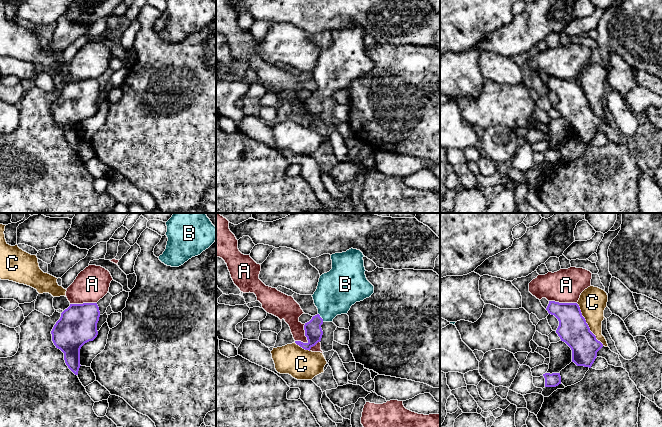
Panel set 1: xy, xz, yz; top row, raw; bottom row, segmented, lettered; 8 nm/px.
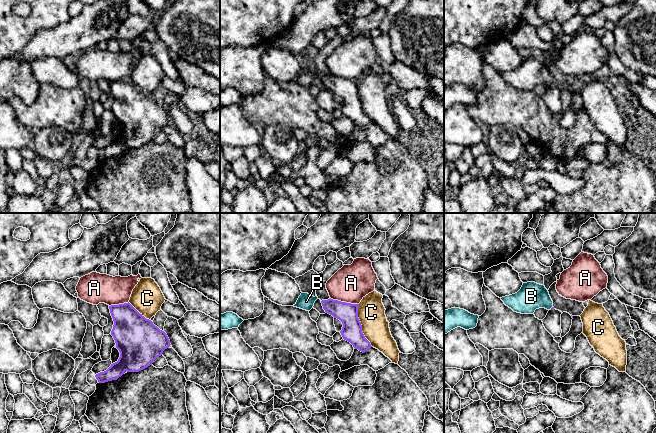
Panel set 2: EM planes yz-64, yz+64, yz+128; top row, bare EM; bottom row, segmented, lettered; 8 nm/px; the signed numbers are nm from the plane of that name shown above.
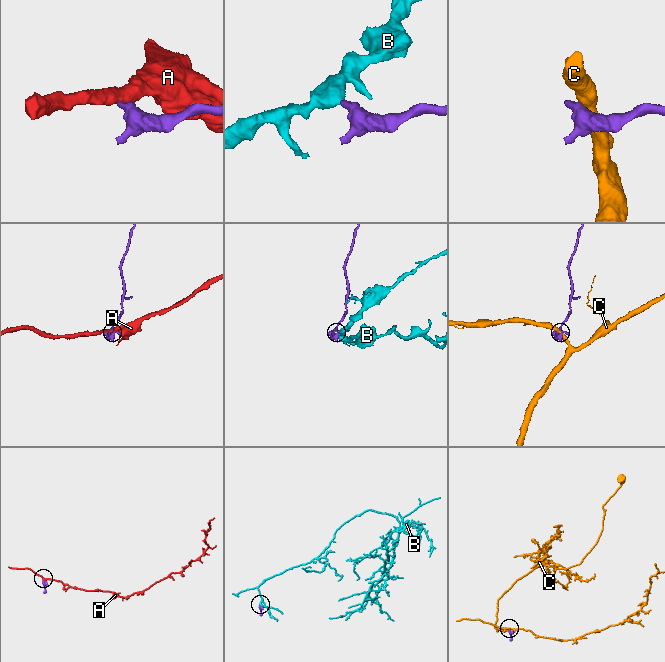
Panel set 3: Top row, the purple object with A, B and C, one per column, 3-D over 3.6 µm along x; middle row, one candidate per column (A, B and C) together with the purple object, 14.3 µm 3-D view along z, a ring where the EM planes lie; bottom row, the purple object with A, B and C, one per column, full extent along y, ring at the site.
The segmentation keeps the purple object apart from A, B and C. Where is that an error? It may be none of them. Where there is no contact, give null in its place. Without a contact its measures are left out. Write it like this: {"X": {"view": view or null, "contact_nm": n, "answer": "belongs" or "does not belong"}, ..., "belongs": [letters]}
{"A": {"view": "xz", "contact_nm": 170, "answer": "does not belong"}, "B": {"view": "xz", "contact_nm": 80, "answer": "belongs"}, "C": {"view": "yz", "contact_nm": 400, "answer": "does not belong"}, "belongs": ["B"]}

